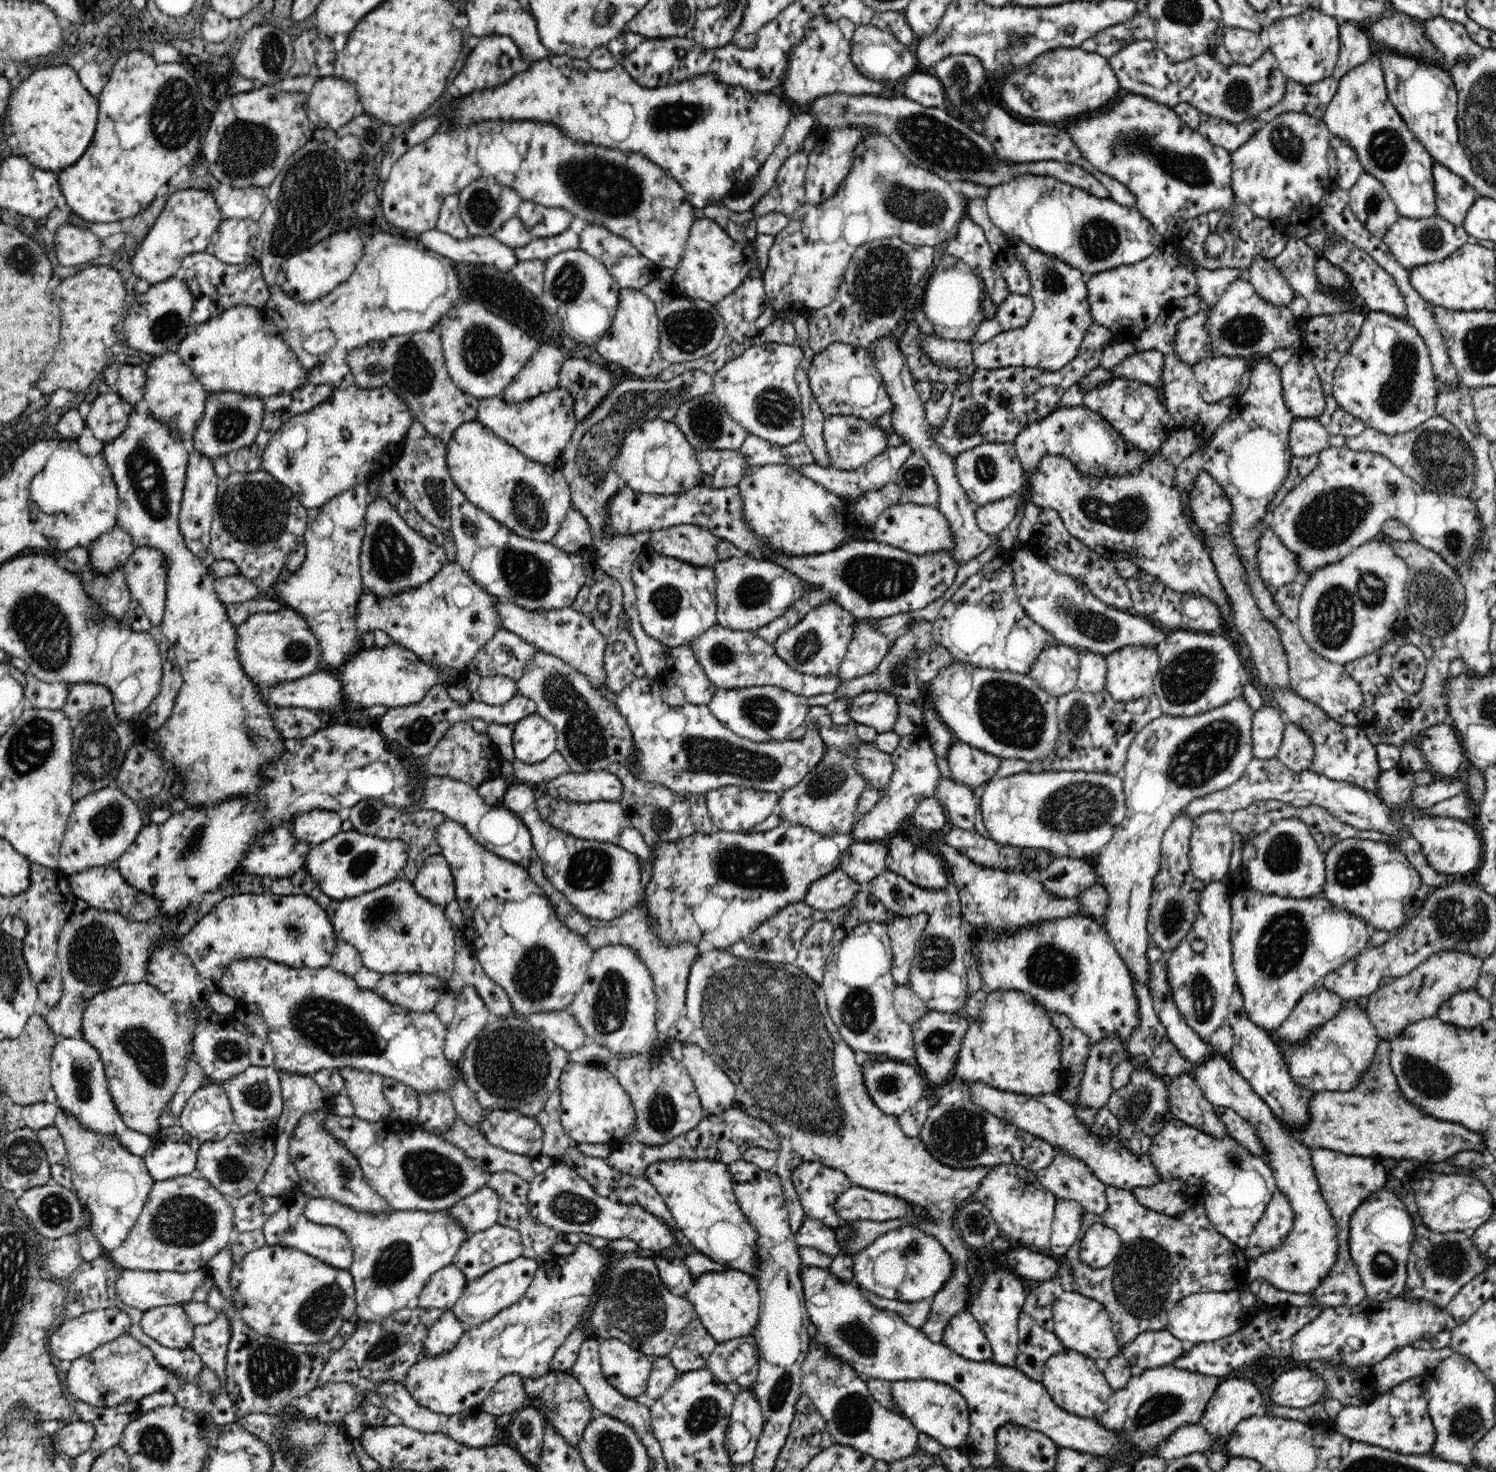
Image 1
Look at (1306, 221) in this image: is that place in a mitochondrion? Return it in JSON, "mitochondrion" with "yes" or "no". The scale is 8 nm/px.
{"mitochondrion":"no"}

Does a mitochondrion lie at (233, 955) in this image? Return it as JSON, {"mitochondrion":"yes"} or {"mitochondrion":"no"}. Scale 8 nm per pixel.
{"mitochondrion":"no"}

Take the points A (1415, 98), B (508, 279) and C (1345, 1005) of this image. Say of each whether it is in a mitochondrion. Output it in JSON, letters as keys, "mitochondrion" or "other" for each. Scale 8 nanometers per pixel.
{"A":"other","B":"other","C":"other"}

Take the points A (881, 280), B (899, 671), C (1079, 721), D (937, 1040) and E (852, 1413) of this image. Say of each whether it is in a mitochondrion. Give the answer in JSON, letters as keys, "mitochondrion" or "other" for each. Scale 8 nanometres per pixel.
{"A":"mitochondrion","B":"mitochondrion","C":"mitochondrion","D":"mitochondrion","E":"mitochondrion"}

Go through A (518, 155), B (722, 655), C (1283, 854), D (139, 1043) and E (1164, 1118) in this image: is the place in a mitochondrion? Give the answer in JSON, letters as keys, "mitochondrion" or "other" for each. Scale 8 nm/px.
{"A":"other","B":"mitochondrion","C":"mitochondrion","D":"mitochondrion","E":"other"}

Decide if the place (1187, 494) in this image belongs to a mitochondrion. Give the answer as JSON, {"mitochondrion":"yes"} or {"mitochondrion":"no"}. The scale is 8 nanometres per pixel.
{"mitochondrion":"no"}

